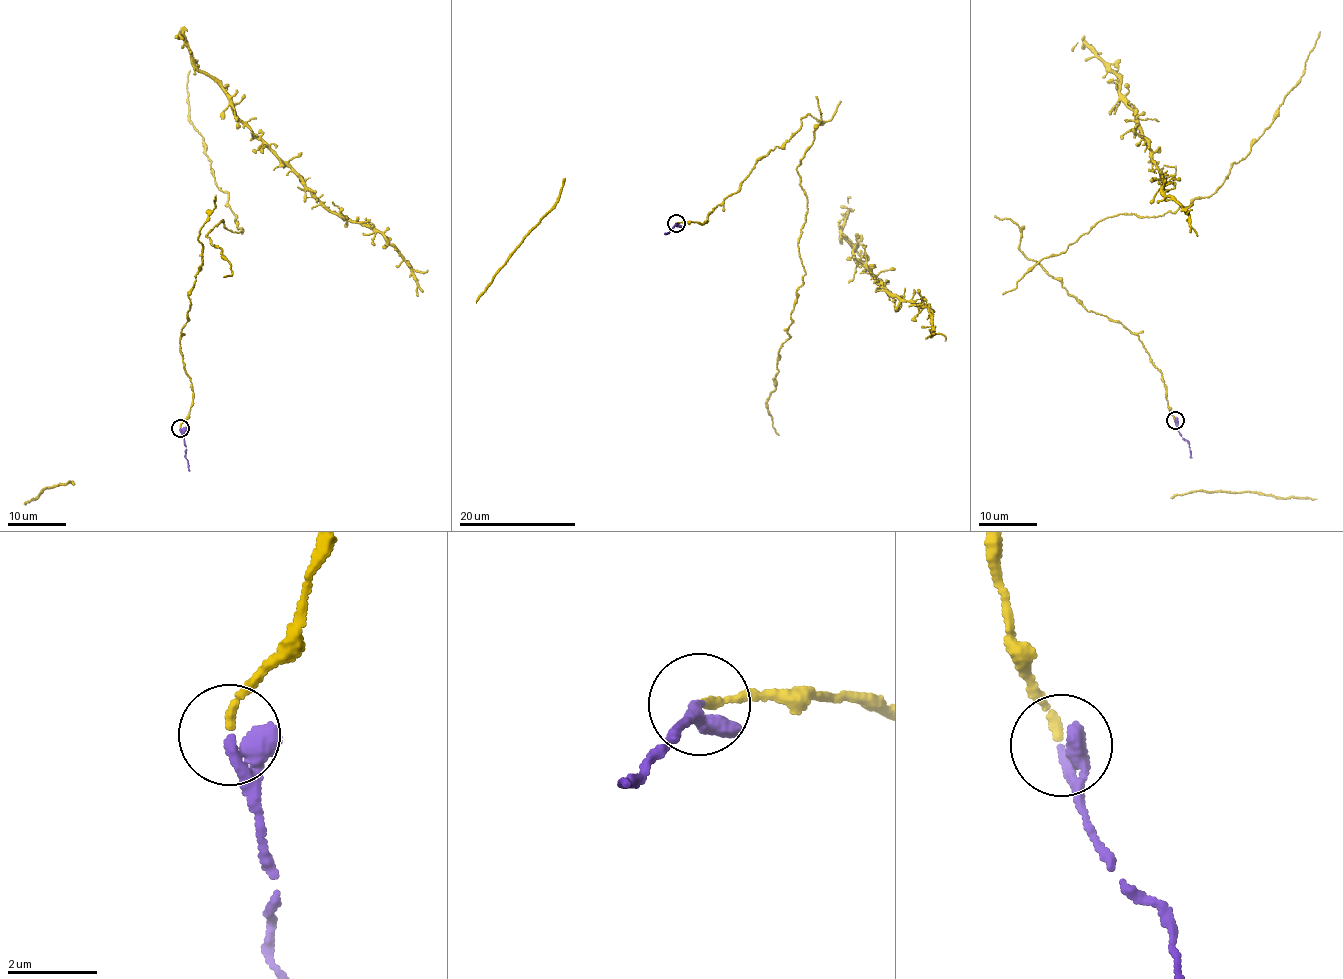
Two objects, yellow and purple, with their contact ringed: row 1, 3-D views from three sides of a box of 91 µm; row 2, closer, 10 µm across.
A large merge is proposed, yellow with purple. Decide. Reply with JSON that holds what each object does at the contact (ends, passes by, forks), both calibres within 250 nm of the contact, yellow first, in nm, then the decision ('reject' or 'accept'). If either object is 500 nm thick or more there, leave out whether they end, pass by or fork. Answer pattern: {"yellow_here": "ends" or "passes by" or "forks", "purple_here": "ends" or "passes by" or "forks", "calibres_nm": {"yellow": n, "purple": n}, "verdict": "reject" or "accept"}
{"yellow_here": "ends", "purple_here": "passes by", "calibres_nm": {"yellow": 160, "purple": 220}, "verdict": "accept"}

